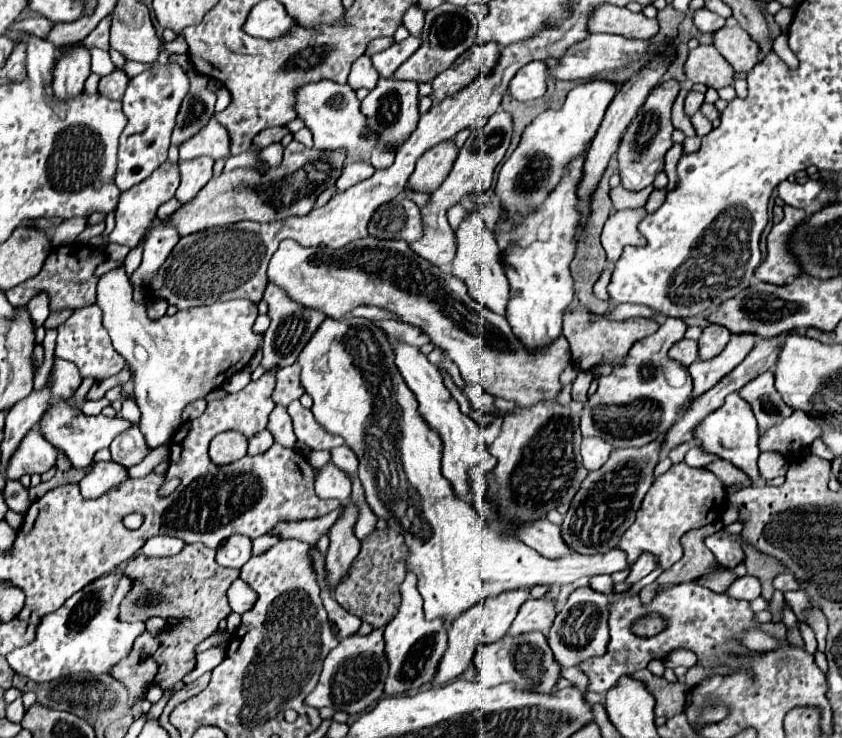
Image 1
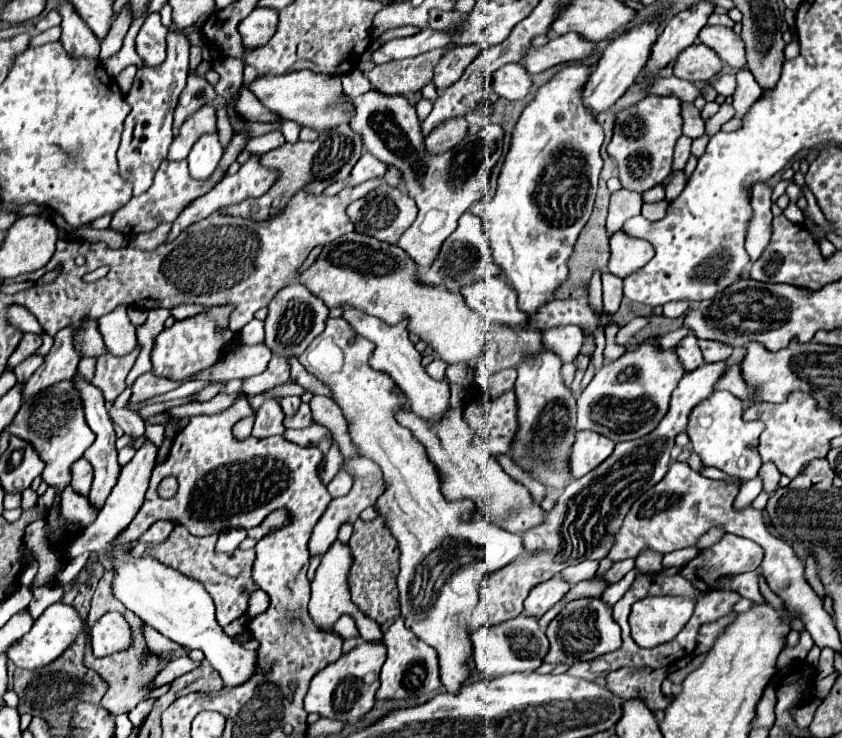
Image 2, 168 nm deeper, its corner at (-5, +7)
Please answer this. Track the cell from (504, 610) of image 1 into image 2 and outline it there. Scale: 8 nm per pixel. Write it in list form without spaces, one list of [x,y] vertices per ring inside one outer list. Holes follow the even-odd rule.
[[[730,358],[726,362],[714,362],[714,364],[702,364],[694,372],[684,374],[680,384],[676,386],[676,392],[672,392],[668,414],[660,420],[656,430],[652,430],[648,436],[640,440],[618,442],[610,458],[606,458],[598,468],[594,468],[580,480],[570,482],[564,488],[562,496],[556,500],[554,508],[548,512],[544,524],[538,524],[536,528],[530,528],[528,532],[524,532],[522,542],[524,542],[526,554],[512,560],[512,564],[506,564],[504,568],[498,568],[496,572],[490,572],[480,582],[482,586],[480,602],[472,614],[470,632],[486,624],[500,624],[504,620],[520,616],[524,610],[524,600],[528,592],[536,584],[560,574],[566,566],[578,564],[586,558],[600,560],[608,556],[614,544],[614,536],[620,530],[630,506],[636,502],[638,496],[650,490],[668,472],[674,438],[678,432],[686,430],[688,414],[698,402],[702,402],[704,398],[712,394],[714,384],[724,374],[724,368],[730,364],[740,364],[740,358]]]

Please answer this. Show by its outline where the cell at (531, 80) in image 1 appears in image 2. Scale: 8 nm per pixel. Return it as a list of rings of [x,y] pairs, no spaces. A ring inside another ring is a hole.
[[[504,64],[496,72],[492,72],[488,86],[494,94],[506,100],[520,100],[528,94],[532,80],[520,64]]]

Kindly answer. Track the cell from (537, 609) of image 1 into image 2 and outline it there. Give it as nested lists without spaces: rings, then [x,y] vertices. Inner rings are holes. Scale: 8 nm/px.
[[[560,576],[550,578],[548,582],[538,584],[536,588],[532,588],[532,592],[528,594],[526,602],[524,602],[524,614],[532,616],[532,618],[540,618],[544,612],[548,612],[568,590],[572,588],[570,582],[566,582]]]

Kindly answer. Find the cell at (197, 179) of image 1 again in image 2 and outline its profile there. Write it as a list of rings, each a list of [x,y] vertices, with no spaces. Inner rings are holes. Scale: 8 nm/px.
[[[216,132],[200,136],[200,140],[192,146],[192,150],[188,154],[192,178],[196,178],[196,180],[208,178],[216,170],[220,158],[222,158],[222,152],[224,150],[222,150],[222,144],[218,142]]]

